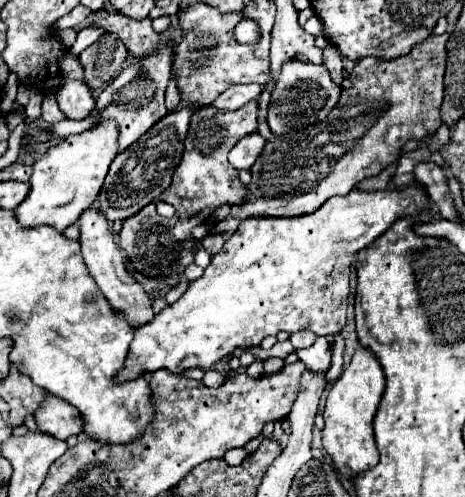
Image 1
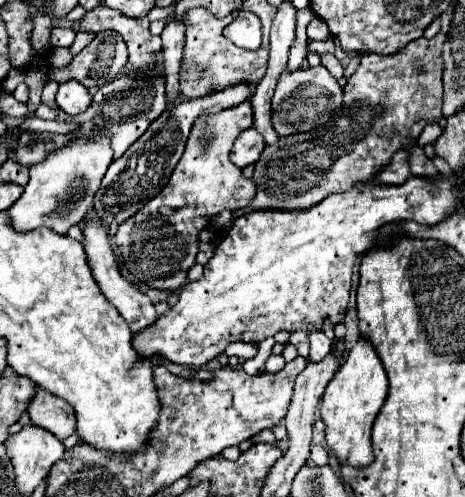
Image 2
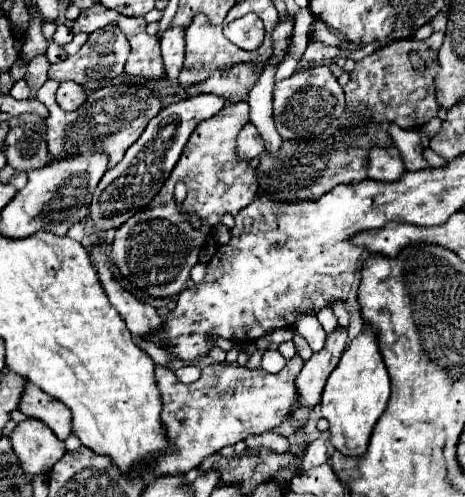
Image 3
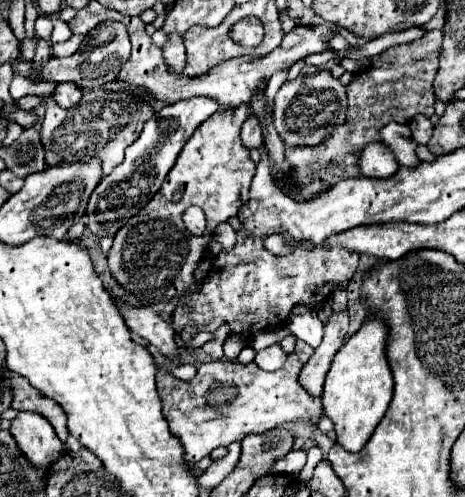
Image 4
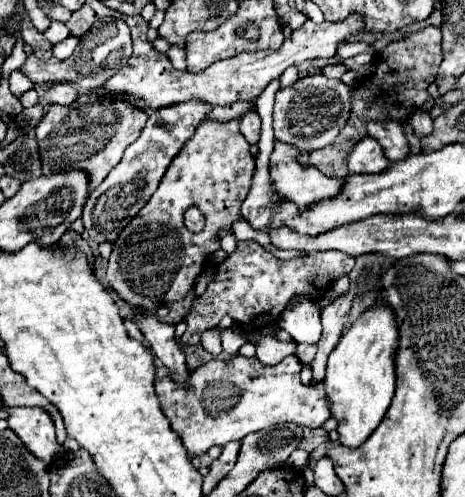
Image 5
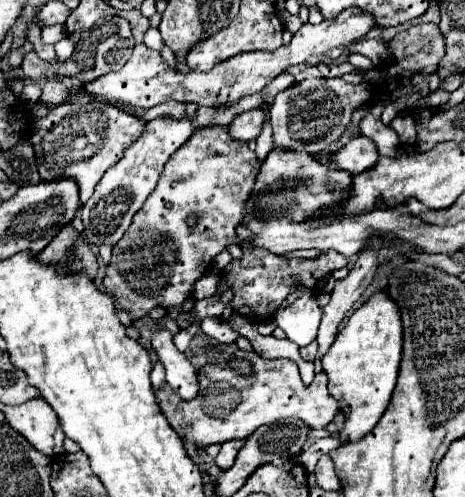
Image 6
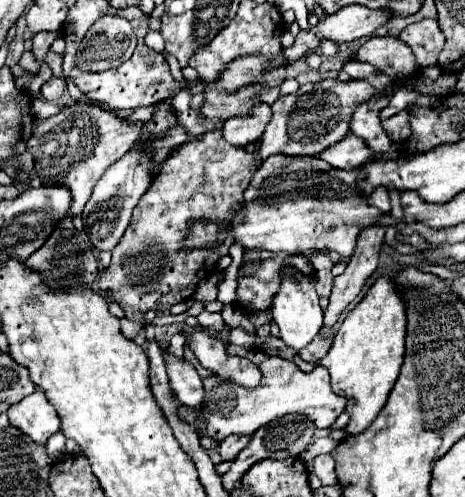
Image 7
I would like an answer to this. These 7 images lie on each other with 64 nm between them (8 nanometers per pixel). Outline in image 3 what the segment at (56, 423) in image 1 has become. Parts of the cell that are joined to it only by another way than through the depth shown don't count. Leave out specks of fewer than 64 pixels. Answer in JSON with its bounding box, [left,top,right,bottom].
[20,382,72,440]

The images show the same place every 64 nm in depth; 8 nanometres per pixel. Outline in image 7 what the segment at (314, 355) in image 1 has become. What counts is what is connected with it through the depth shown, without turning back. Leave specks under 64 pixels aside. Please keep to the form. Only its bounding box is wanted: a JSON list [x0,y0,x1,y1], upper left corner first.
[272,268,322,350]

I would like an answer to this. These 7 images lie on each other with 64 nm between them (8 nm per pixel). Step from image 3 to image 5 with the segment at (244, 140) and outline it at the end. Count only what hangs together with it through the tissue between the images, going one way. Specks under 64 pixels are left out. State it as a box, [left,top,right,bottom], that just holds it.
[240,112,260,144]

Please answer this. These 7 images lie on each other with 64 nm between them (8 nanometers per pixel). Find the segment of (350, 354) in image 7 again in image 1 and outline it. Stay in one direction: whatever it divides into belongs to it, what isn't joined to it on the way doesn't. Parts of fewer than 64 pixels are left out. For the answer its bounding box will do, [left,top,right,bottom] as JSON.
[322,348,386,480]

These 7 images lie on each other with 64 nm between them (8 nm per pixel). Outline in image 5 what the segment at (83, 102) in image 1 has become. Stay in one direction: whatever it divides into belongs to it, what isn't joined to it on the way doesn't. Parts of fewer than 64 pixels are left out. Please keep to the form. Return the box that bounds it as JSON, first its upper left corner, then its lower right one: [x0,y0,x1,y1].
[44,82,78,106]

